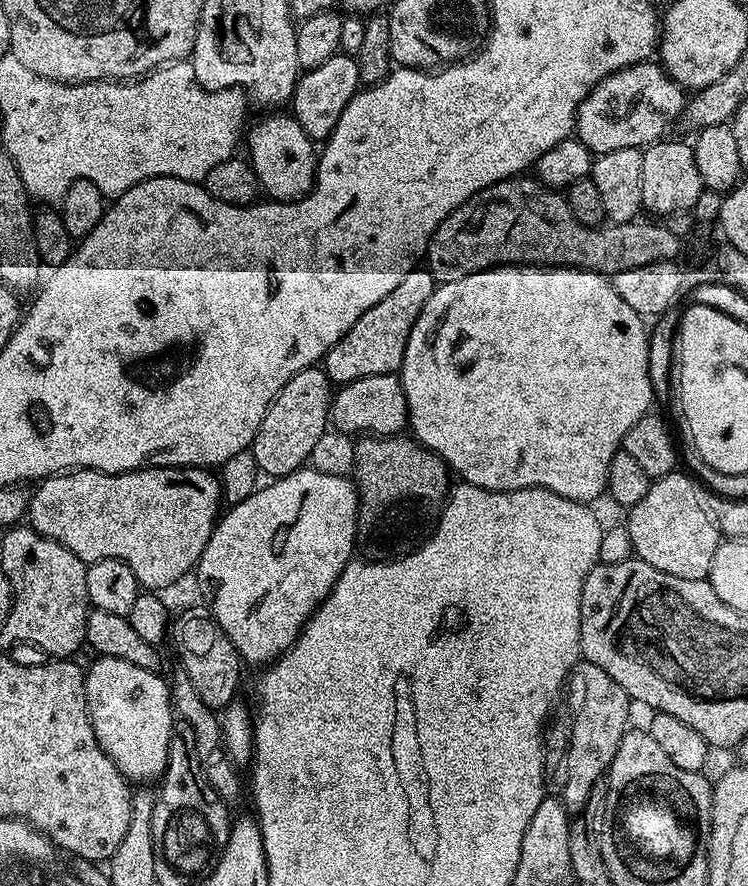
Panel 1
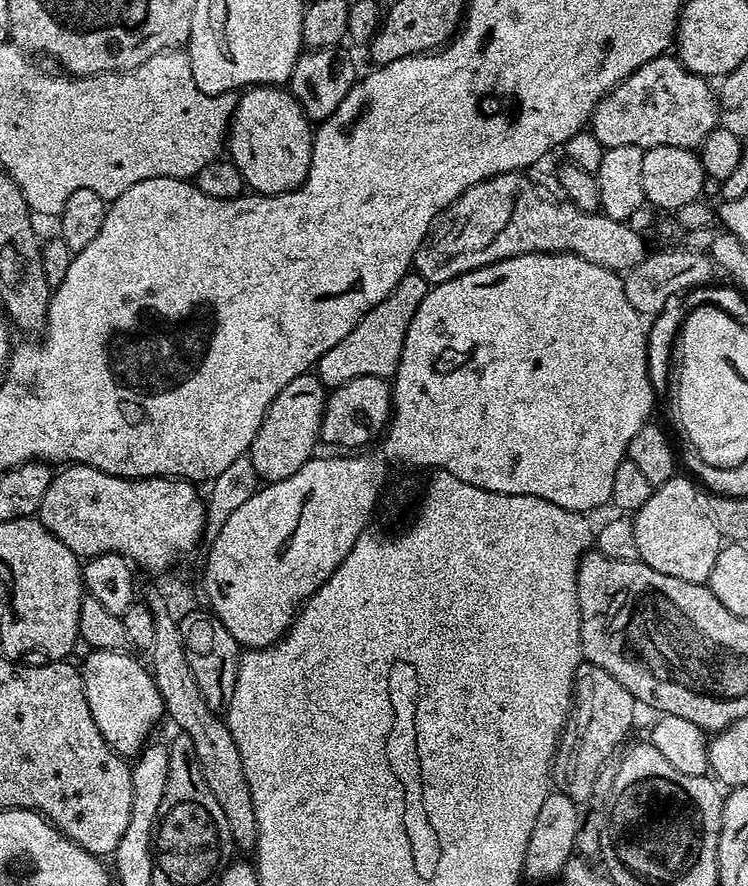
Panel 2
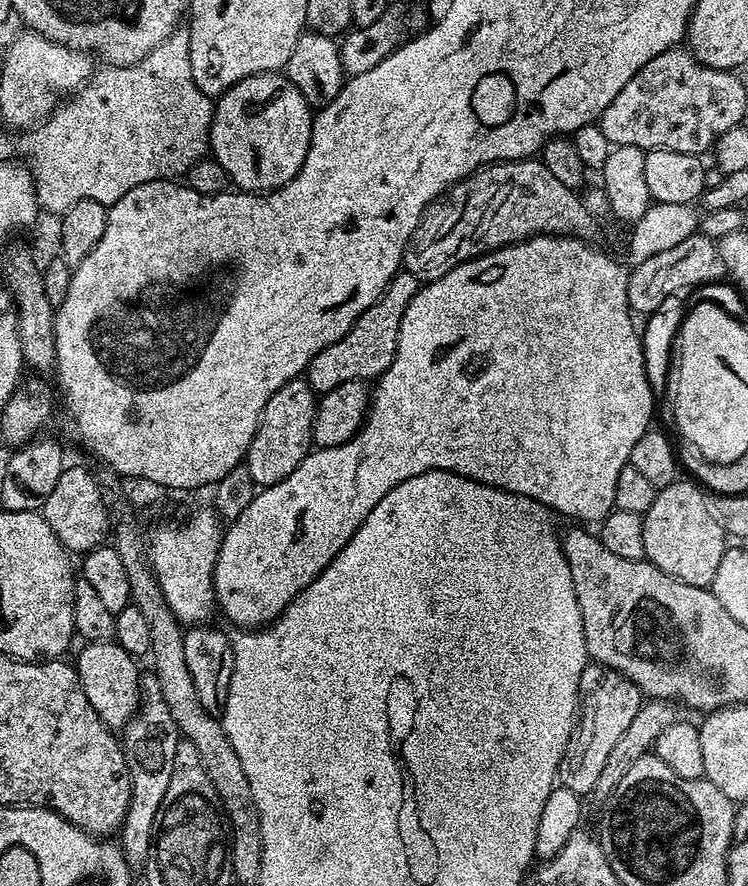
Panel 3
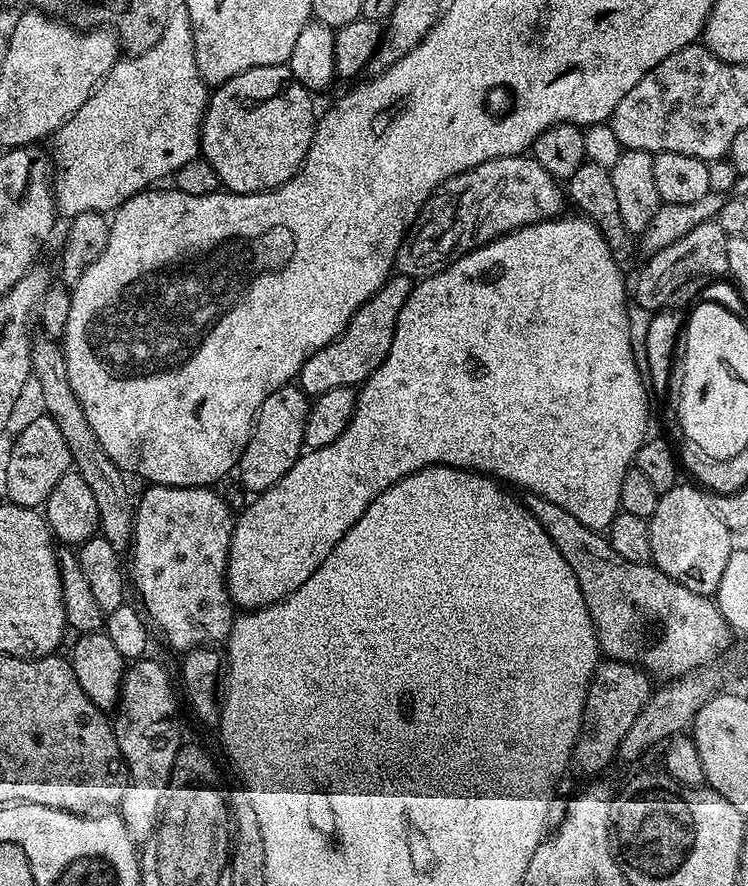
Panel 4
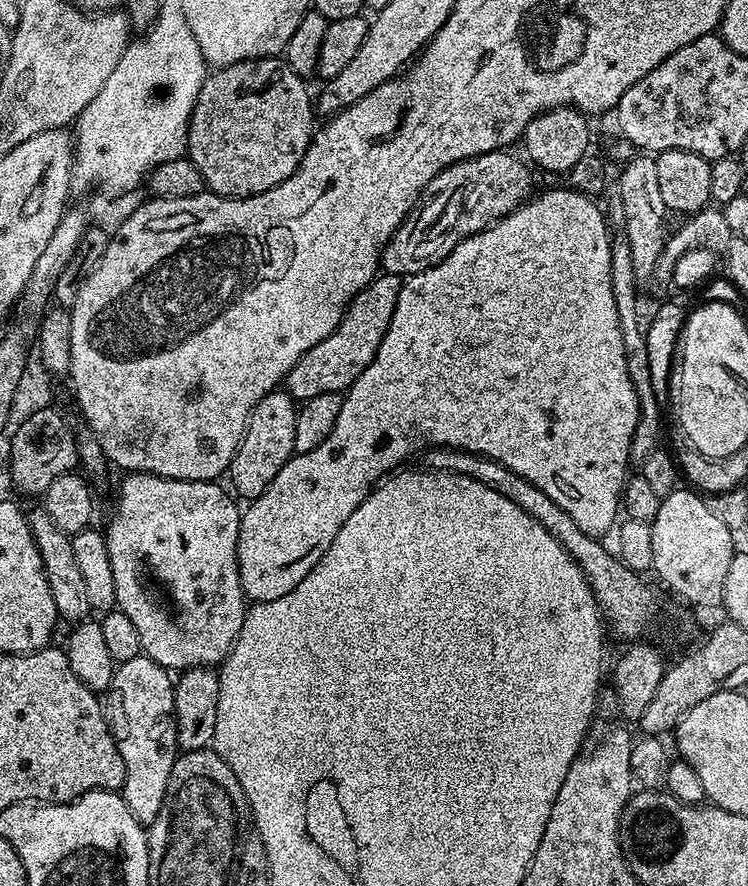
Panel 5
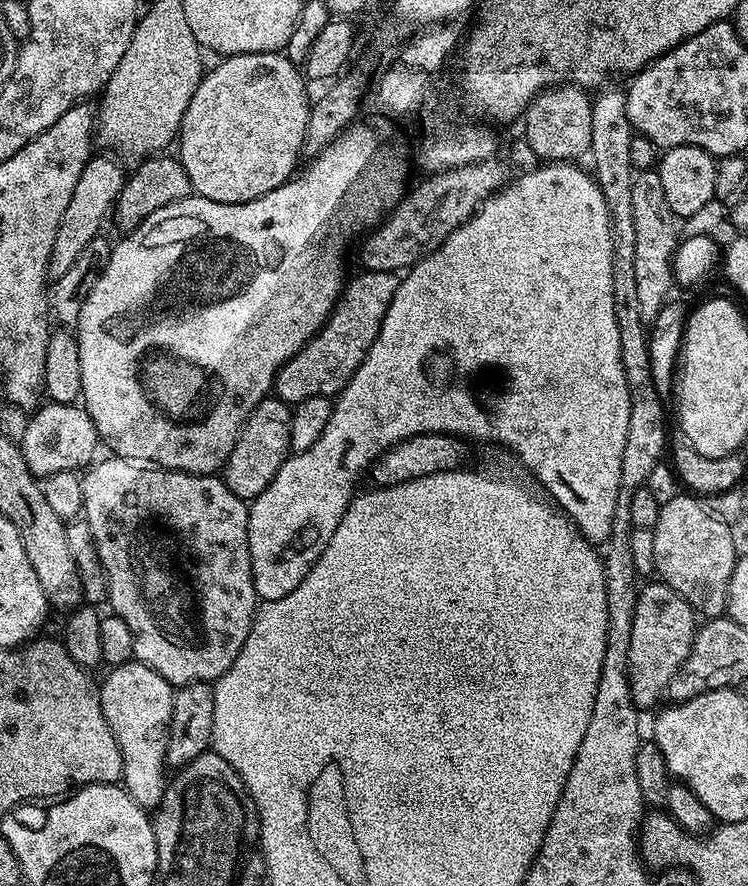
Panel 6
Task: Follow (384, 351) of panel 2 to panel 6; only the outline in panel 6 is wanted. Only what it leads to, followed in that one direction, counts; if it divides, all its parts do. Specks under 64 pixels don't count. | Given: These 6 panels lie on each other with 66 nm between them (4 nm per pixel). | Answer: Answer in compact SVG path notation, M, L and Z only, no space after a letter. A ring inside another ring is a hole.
M364 270L361 273L361 276L353 280L351 277L345 283L328 321L319 332L278 370L274 385L275 399L285 400L289 406L295 406L306 398L335 397L348 385L358 366L362 366L370 346L374 346L374 338L378 338L386 310L390 310L390 302L400 285L400 276L394 272Z

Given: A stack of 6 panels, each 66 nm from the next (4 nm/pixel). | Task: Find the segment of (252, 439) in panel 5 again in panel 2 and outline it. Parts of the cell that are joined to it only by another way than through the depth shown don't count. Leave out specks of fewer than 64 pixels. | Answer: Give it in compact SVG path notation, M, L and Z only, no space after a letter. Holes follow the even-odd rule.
M311 371L303 372L298 378L294 378L294 382L286 382L286 386L278 390L274 402L270 402L262 418L262 426L258 426L258 434L250 449L254 469L257 470L261 481L271 482L290 478L294 470L313 459L317 451L316 444L318 445L320 440L325 399L324 383Z

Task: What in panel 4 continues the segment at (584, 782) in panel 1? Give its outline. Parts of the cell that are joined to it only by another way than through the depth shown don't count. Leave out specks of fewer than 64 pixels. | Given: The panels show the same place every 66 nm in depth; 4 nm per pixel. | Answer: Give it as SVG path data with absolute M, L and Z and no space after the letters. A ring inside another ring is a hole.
M611 658L597 664L592 680L588 683L588 697L584 703L584 727L572 751L571 767L577 768L584 776L592 776L595 772L602 771L611 760L615 761L619 743L638 714L641 714L653 691L653 681L637 665Z

